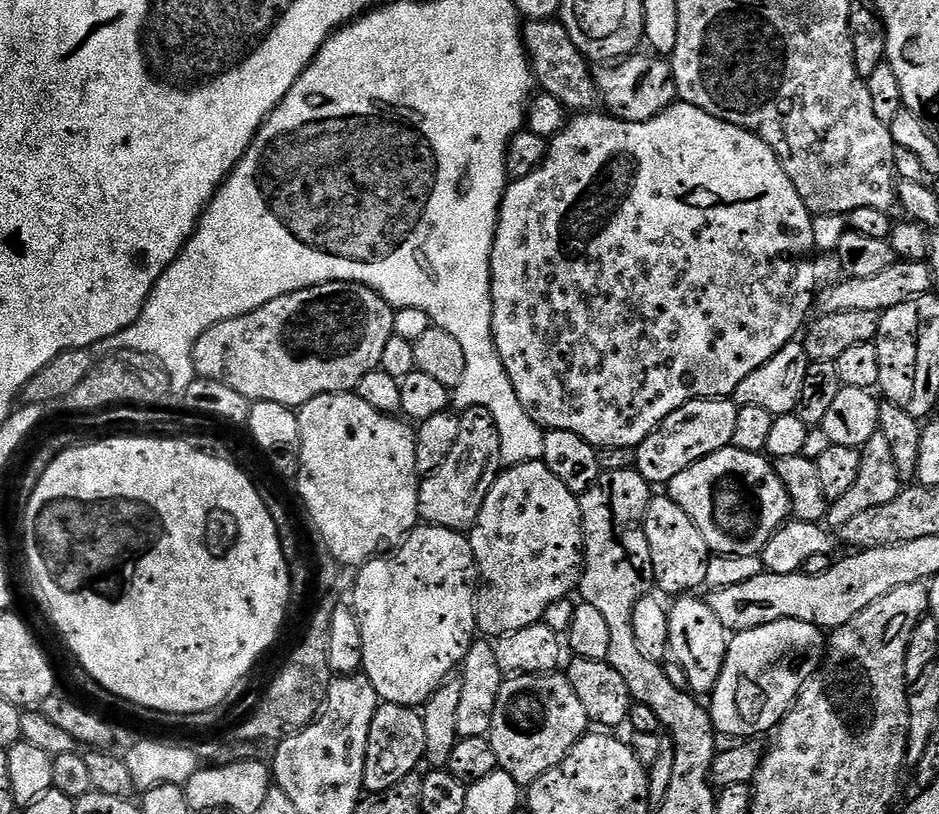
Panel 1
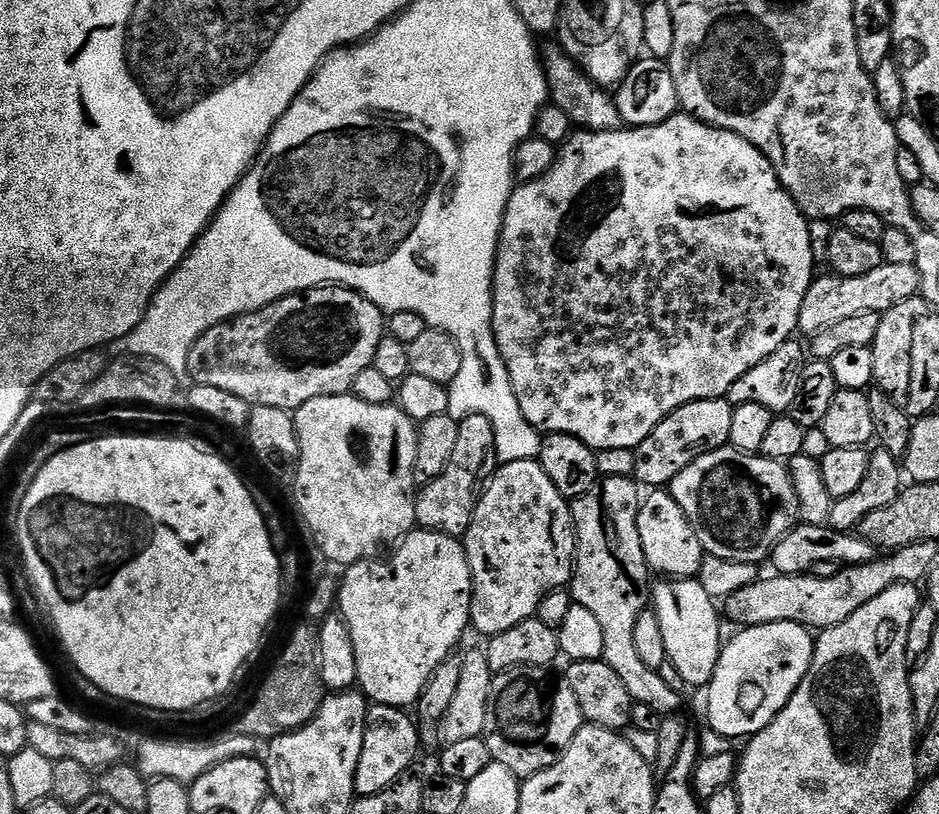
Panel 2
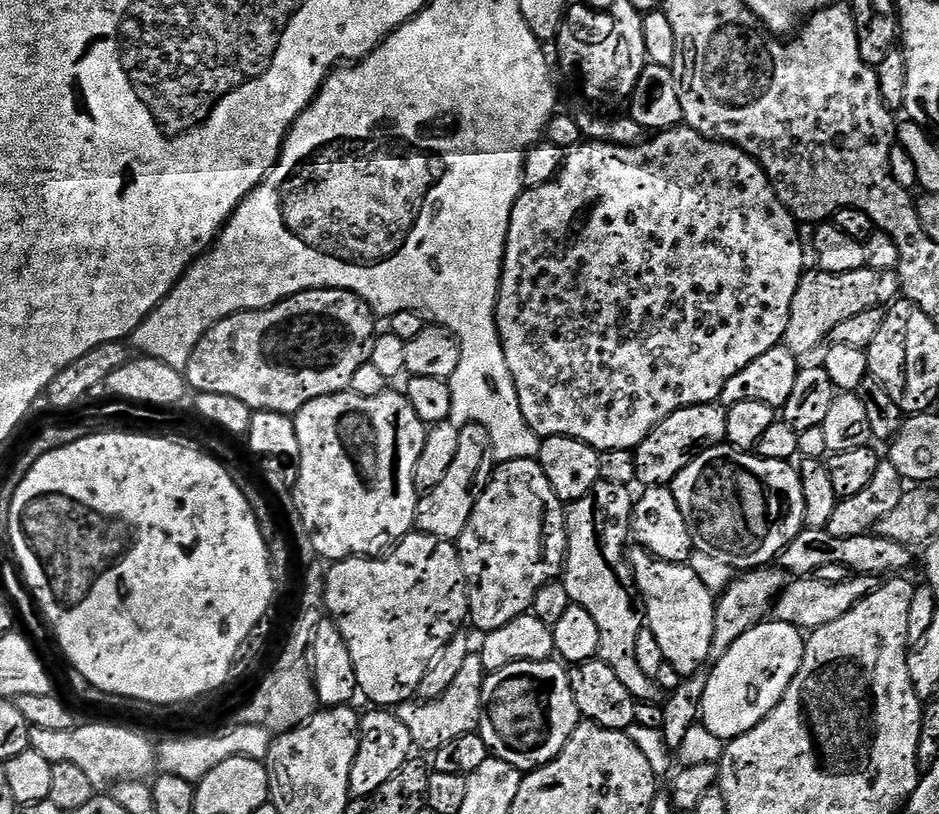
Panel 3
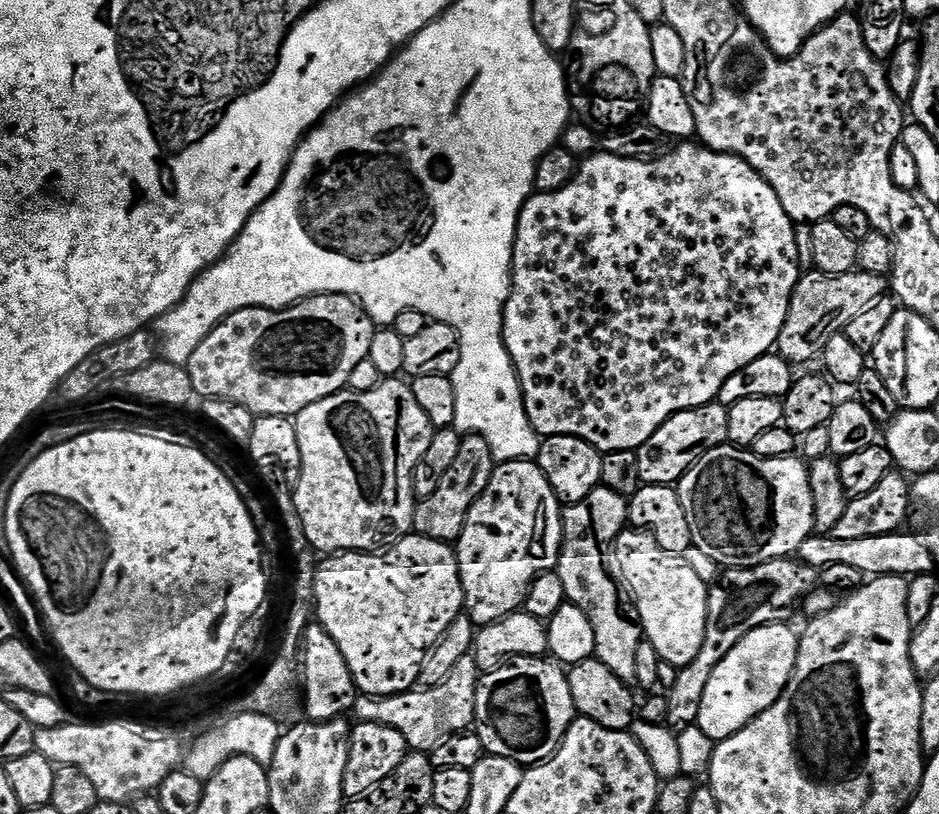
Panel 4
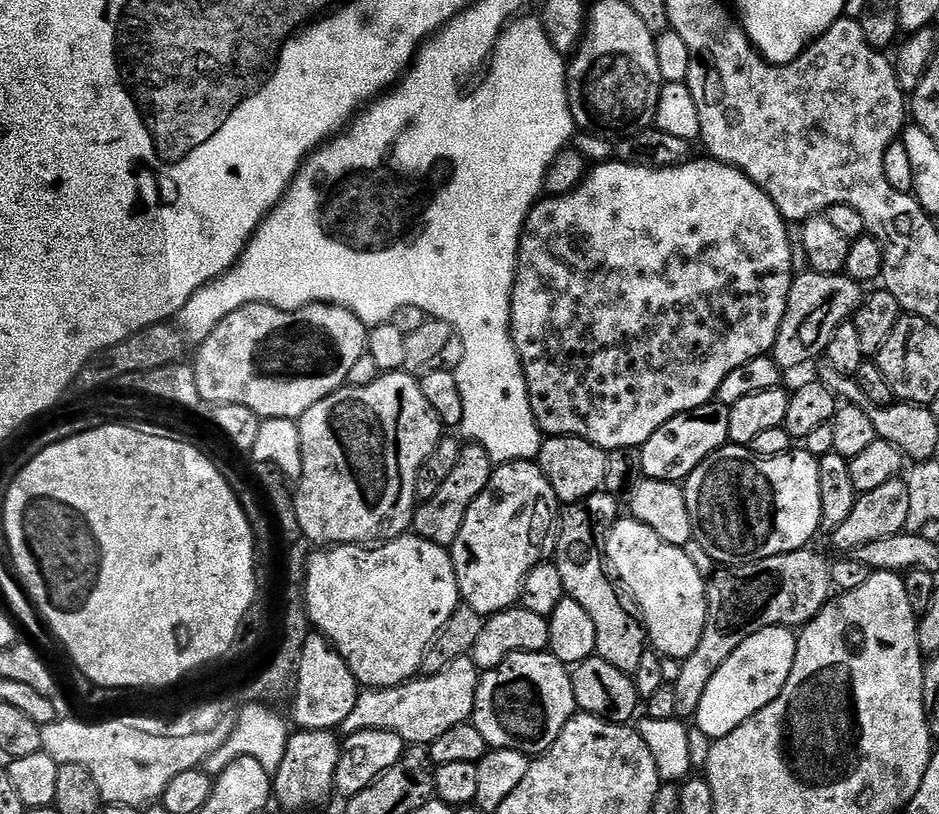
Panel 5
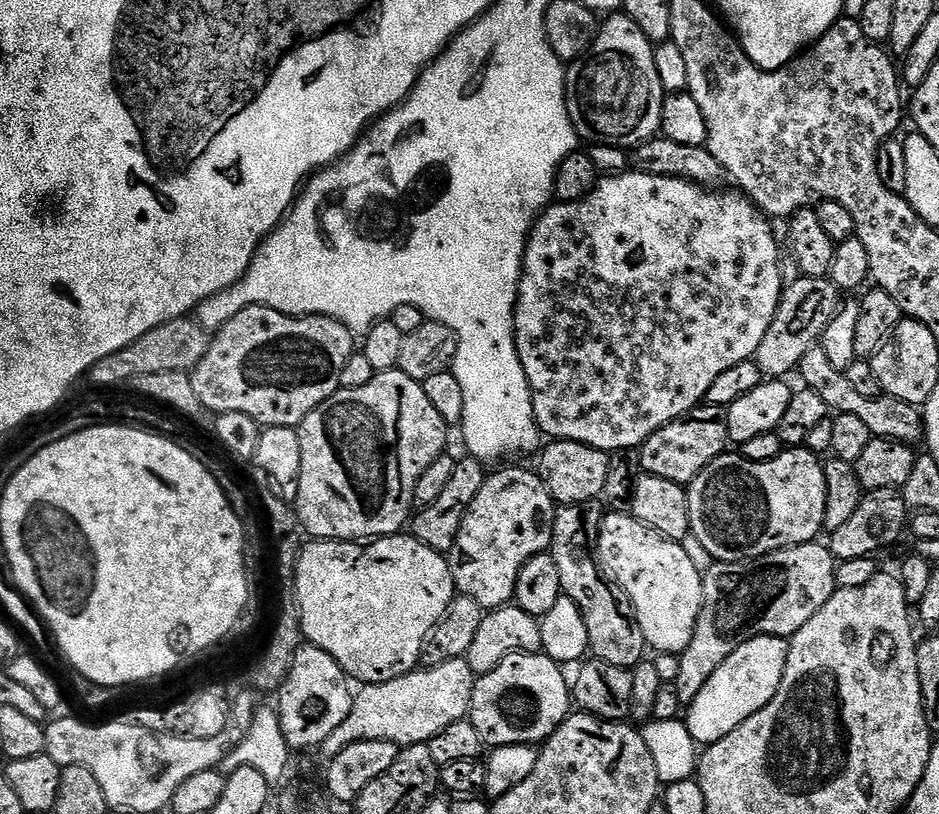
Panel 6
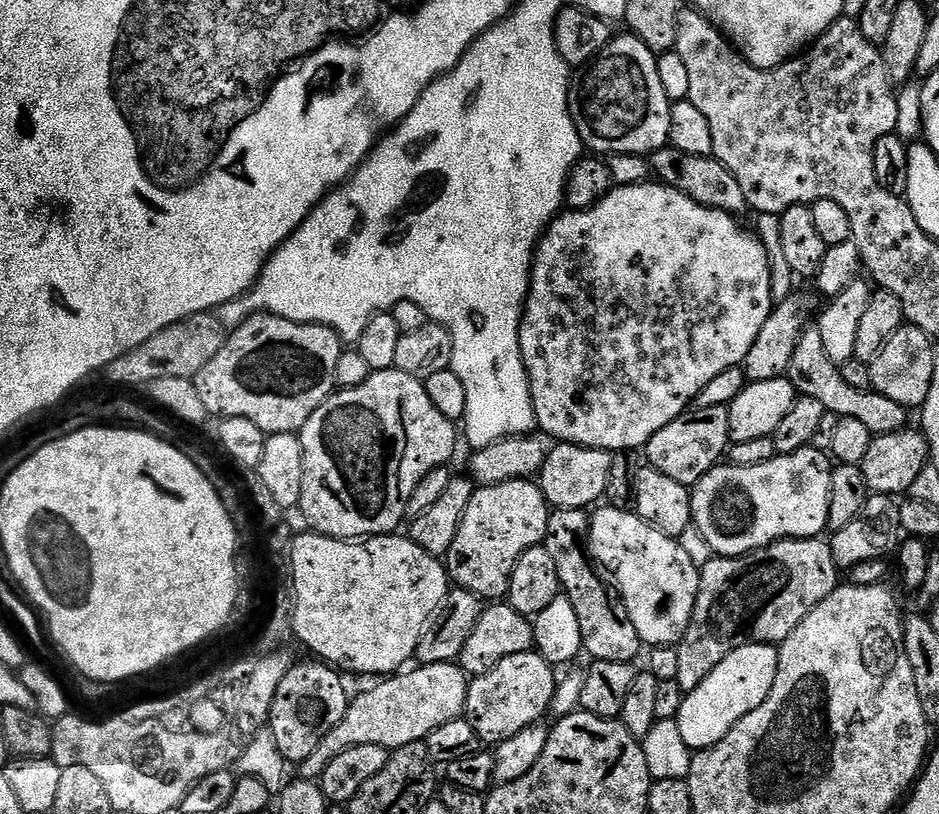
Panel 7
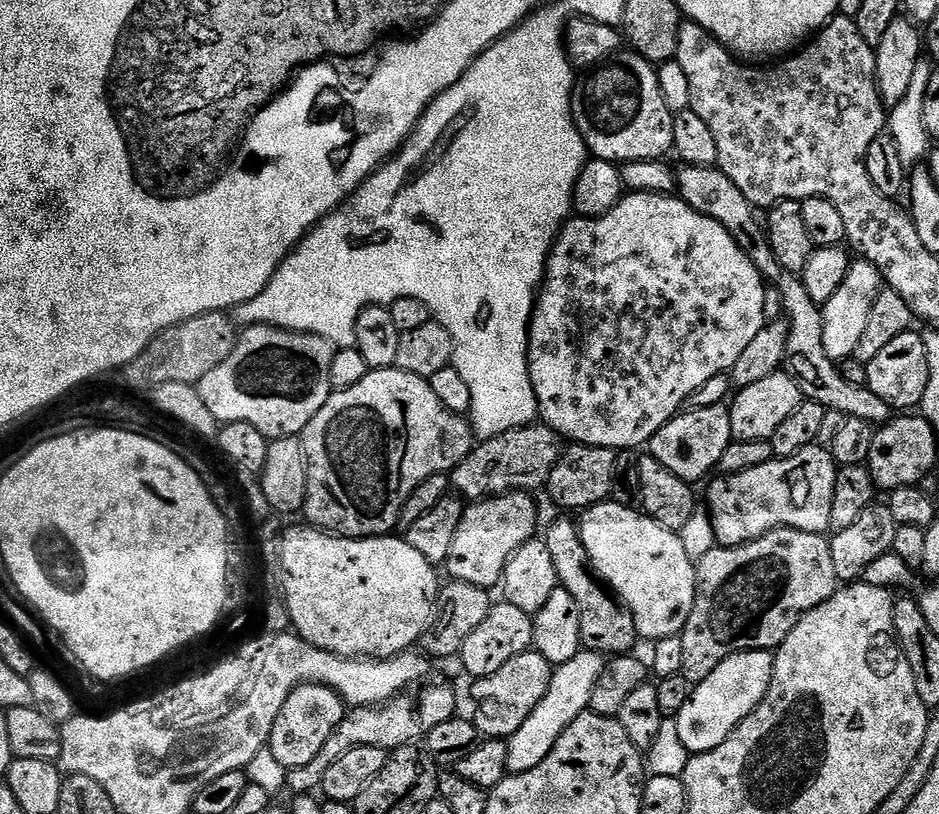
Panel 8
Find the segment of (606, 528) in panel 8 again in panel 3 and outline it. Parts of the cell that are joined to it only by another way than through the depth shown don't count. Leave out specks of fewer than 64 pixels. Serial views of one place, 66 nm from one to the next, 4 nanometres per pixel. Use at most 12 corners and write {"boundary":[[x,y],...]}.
{"boundary":[[631,549],[646,626],[664,663],[697,675],[717,597],[688,564]]}

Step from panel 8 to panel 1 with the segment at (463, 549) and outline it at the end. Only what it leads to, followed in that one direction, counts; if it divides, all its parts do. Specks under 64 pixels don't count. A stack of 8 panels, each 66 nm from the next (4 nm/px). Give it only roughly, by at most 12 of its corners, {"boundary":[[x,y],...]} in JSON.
{"boundary":[[501,471],[470,539],[476,627],[499,638],[577,591],[577,493]]}

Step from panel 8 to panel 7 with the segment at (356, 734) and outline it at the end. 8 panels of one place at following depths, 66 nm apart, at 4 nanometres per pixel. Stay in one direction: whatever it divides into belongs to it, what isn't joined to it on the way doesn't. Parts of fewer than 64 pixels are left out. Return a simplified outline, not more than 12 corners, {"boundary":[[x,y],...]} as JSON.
{"boundary":[[459,663],[420,664],[351,697],[298,766],[319,781],[354,746],[395,750],[465,715]]}

